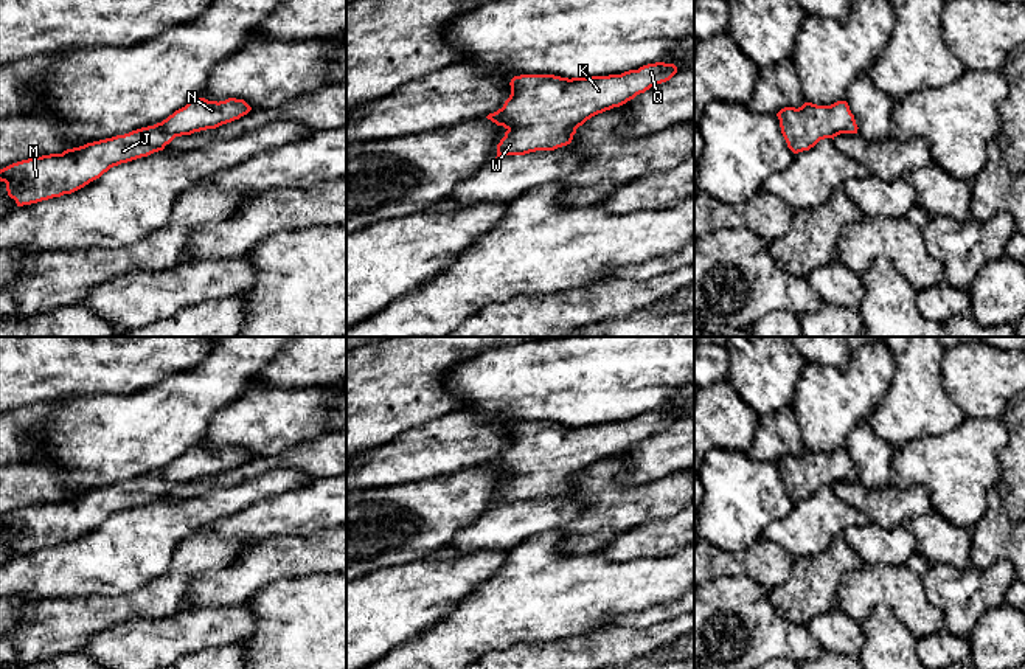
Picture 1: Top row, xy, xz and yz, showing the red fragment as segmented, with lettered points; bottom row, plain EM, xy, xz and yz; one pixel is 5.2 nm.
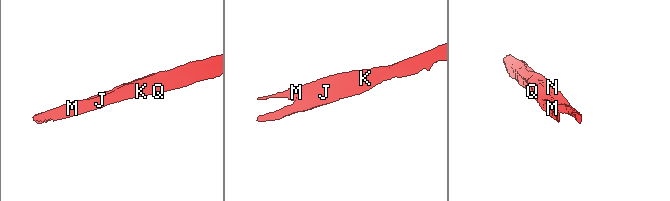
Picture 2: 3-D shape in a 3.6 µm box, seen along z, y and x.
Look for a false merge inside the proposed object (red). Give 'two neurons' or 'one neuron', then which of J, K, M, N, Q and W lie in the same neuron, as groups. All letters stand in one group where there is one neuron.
one neuron | J K M N Q W

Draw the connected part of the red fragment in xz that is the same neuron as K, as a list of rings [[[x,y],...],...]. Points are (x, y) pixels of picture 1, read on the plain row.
[[[655,410],[609,424],[514,424],[503,455],[486,464],[506,477],[497,492],[497,504],[567,494],[587,467],[626,452],[676,421],[674,411]]]

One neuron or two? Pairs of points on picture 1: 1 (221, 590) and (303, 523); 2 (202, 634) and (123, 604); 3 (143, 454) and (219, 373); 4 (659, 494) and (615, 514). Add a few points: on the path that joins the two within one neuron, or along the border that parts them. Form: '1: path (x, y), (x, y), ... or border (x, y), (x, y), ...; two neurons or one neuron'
1: border (325, 528), (308, 534), (274, 534), (253, 544); two neurons
2: border (185, 606), (171, 615), (134, 618), (123, 623); two neurons
3: path (159, 433), (199, 393); one neuron
4: path (648, 502), (626, 508); one neuron

